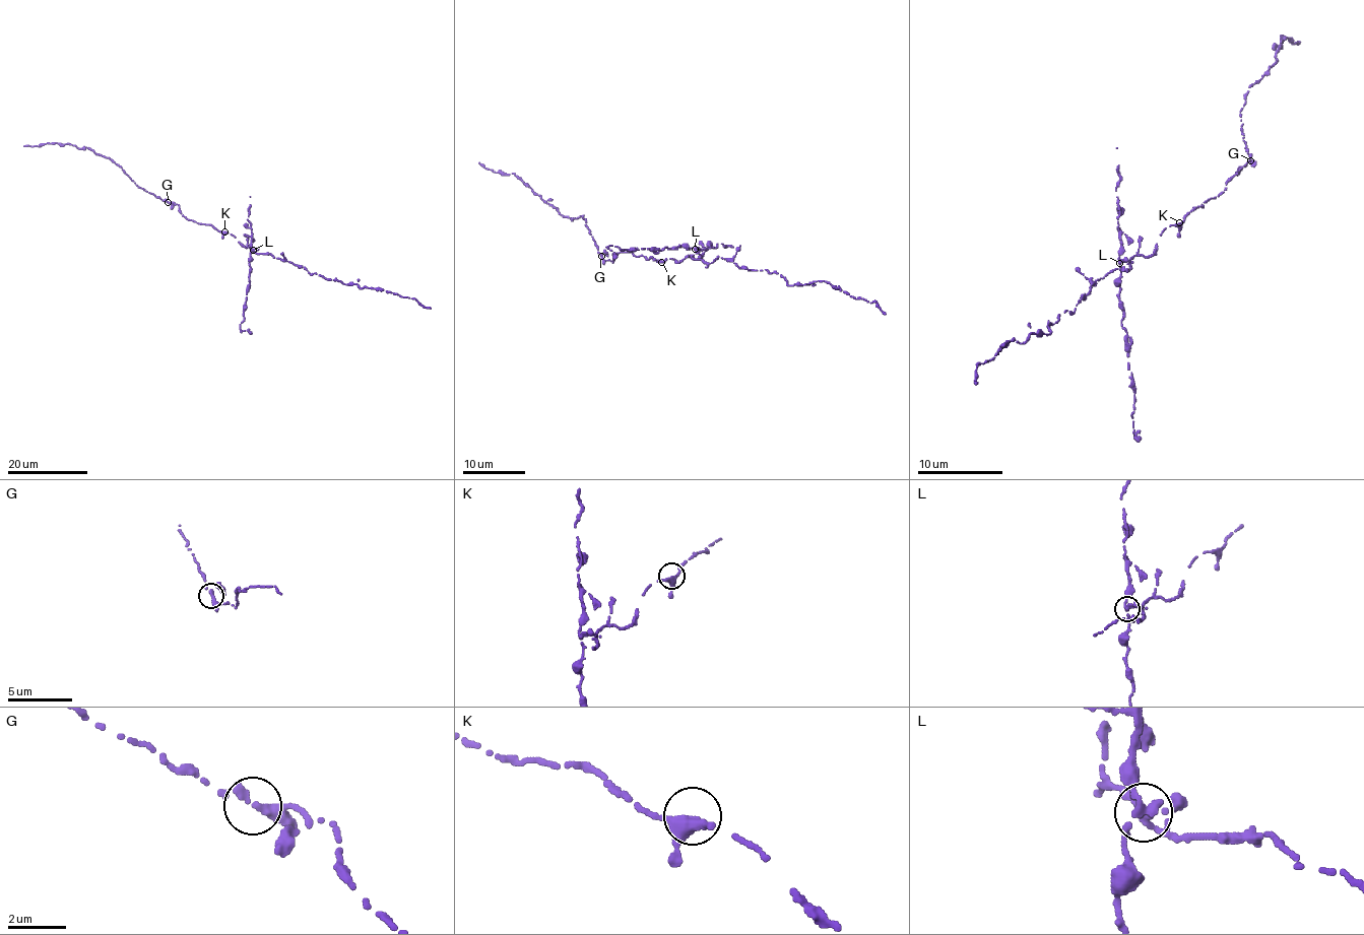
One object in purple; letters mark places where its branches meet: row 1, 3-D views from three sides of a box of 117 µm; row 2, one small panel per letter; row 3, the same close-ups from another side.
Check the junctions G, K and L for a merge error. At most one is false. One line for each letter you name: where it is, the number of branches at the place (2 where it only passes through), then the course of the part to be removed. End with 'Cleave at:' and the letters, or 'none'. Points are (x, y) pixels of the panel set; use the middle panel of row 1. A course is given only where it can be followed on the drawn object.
L: (695, 249) | 3 | (696, 249), (621, 250), (608, 245), (614, 259)
Cleave at: L

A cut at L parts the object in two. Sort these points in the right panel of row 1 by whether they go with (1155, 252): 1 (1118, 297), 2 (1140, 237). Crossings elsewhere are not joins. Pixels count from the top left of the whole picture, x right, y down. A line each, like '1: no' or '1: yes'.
1: no
2: yes

